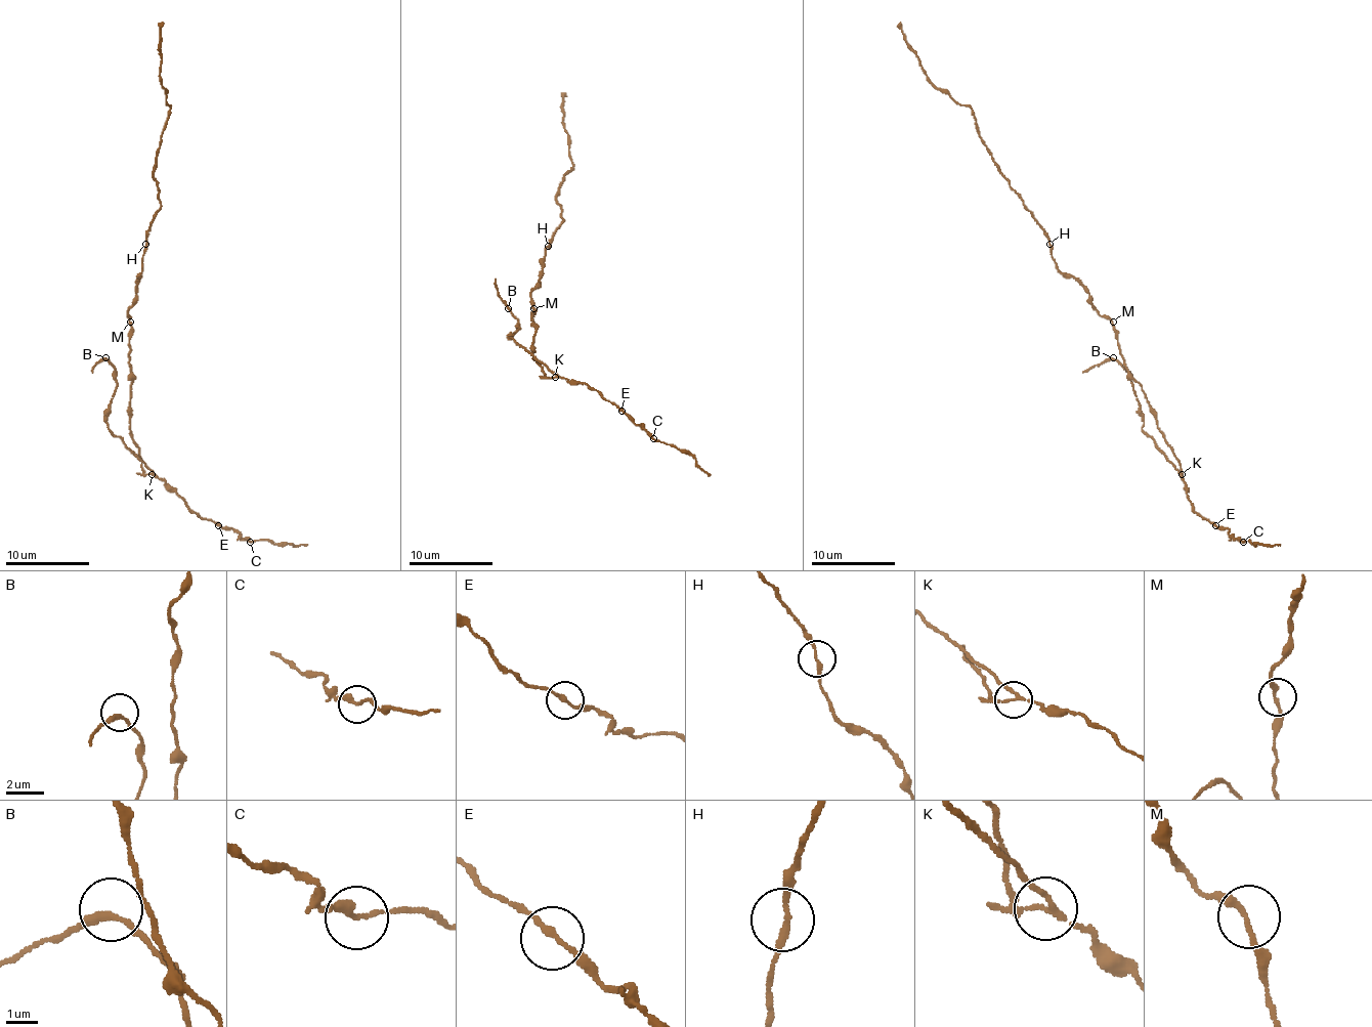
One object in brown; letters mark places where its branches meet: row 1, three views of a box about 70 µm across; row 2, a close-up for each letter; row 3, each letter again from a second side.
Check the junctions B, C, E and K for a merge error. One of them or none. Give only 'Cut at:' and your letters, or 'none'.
Cut at: K

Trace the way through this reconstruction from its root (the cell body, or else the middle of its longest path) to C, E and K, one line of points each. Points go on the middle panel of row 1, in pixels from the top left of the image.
C: (531, 306), (536, 330), (533, 358), (542, 367), (544, 376), (584, 382), (607, 400), (615, 402), (653, 438)
E: (531, 306), (536, 330), (533, 358), (542, 367), (544, 376), (584, 382), (622, 411)
K: (531, 306), (536, 330), (533, 358), (542, 367), (544, 376), (554, 378)

